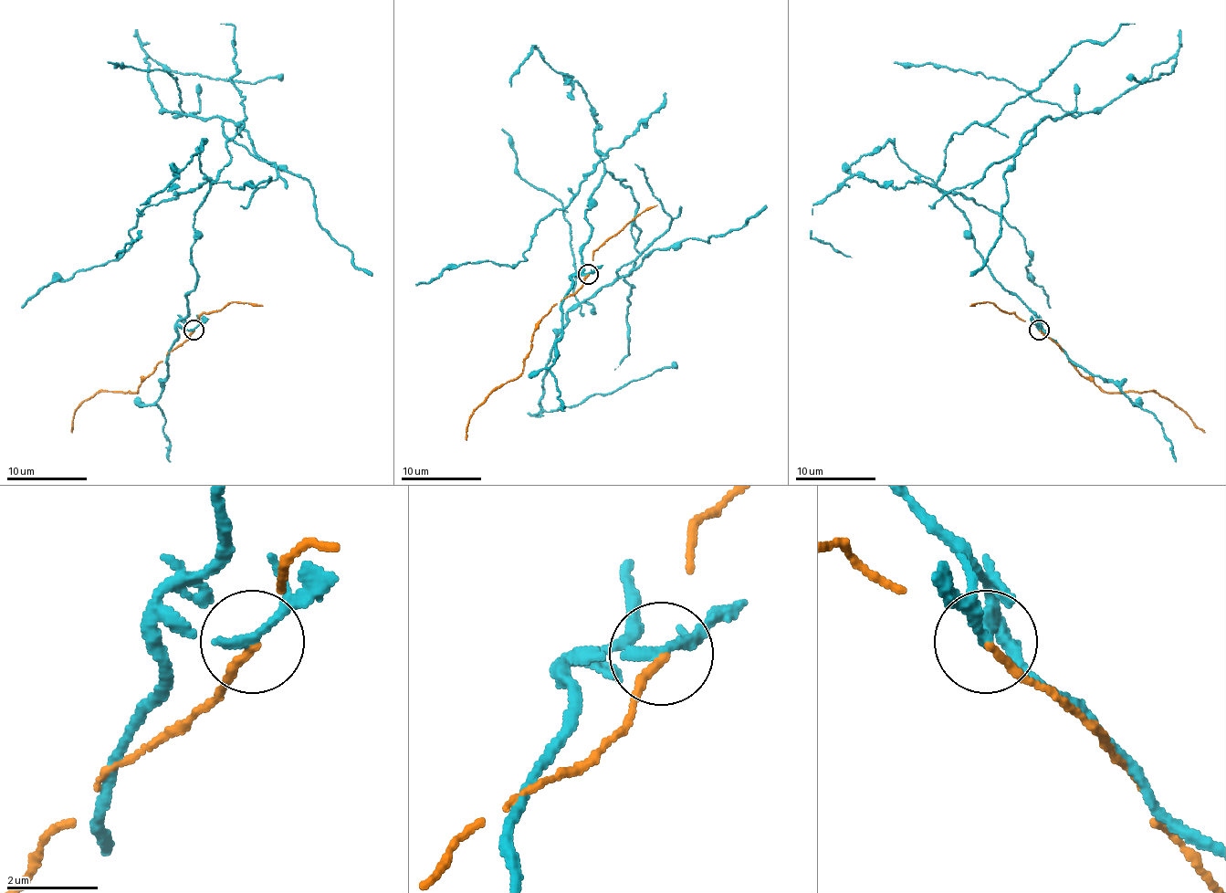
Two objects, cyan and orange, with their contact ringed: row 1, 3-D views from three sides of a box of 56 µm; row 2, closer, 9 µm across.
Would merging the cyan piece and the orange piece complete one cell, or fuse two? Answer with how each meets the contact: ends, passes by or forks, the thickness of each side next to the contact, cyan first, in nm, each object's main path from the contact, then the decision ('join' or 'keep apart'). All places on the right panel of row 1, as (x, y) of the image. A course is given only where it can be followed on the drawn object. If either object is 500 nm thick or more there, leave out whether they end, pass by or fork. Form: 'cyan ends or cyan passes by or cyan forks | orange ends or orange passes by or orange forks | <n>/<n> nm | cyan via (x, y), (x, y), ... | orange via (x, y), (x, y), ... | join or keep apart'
cyan passes by | orange ends | 190/190 nm | cyan via (1040, 330), (937, 185), (948, 143), (973, 123), (1020, 148), (1176, 59), (1132, 73) | orange via (1040, 330), (1057, 344), (1072, 364), (1107, 393), (1154, 391), (1170, 399), (1204, 433) | keep apart

